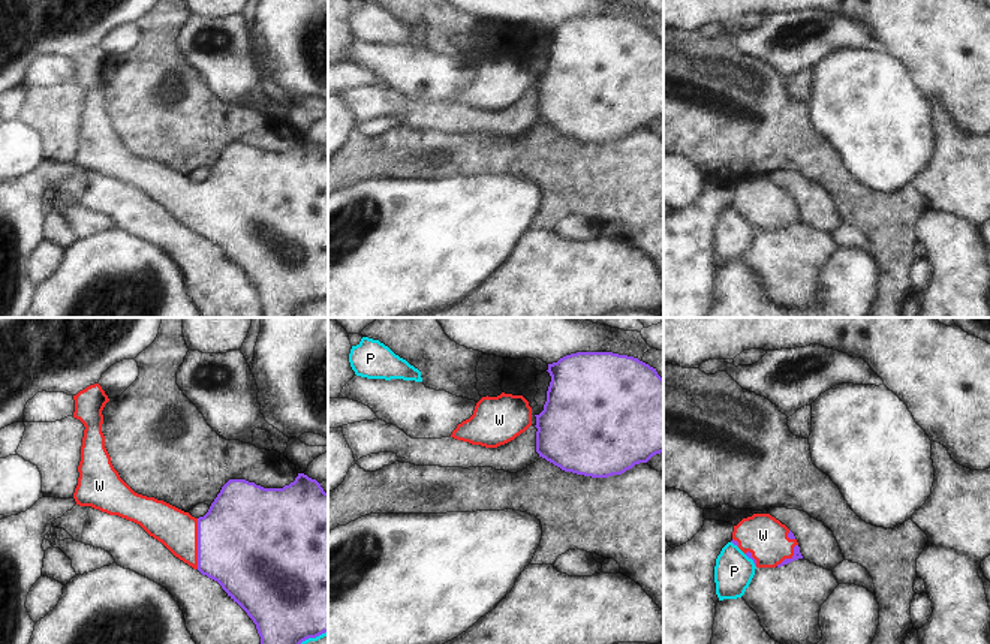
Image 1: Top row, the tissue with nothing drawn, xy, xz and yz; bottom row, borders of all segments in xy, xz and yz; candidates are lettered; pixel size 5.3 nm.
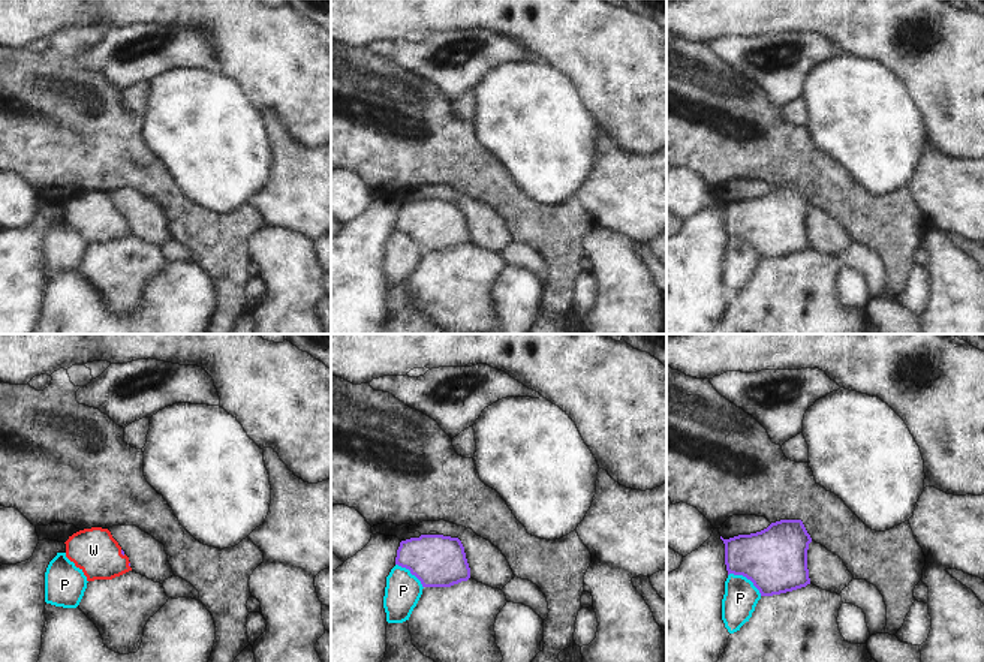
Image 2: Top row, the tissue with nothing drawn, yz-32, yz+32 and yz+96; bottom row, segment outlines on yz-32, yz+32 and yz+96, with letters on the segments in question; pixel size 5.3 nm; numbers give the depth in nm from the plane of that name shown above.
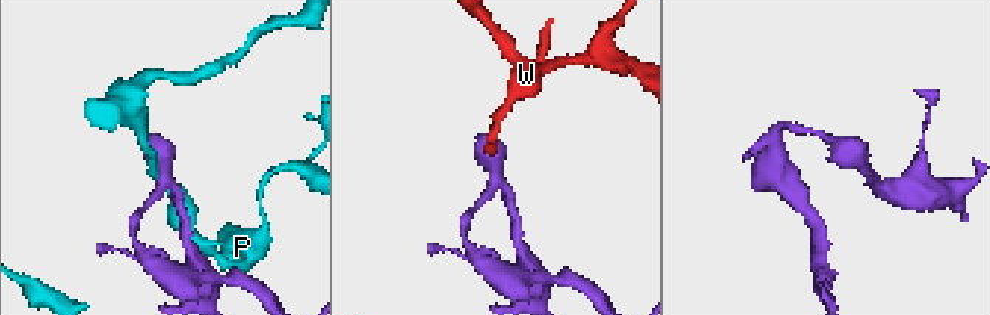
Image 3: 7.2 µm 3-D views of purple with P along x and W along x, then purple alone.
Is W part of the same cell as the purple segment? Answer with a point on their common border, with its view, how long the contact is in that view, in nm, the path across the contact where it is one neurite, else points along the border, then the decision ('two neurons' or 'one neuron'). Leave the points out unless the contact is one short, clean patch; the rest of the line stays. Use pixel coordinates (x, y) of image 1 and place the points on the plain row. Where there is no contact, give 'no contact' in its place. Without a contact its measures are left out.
xy (198, 208) | 280 nm | across xy (244, 205), (198, 208), (177, 195) | one neuron

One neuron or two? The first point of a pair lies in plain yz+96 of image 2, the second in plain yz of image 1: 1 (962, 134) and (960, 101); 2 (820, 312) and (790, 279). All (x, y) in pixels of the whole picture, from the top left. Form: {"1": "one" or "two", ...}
{"1": "one", "2": "one"}

